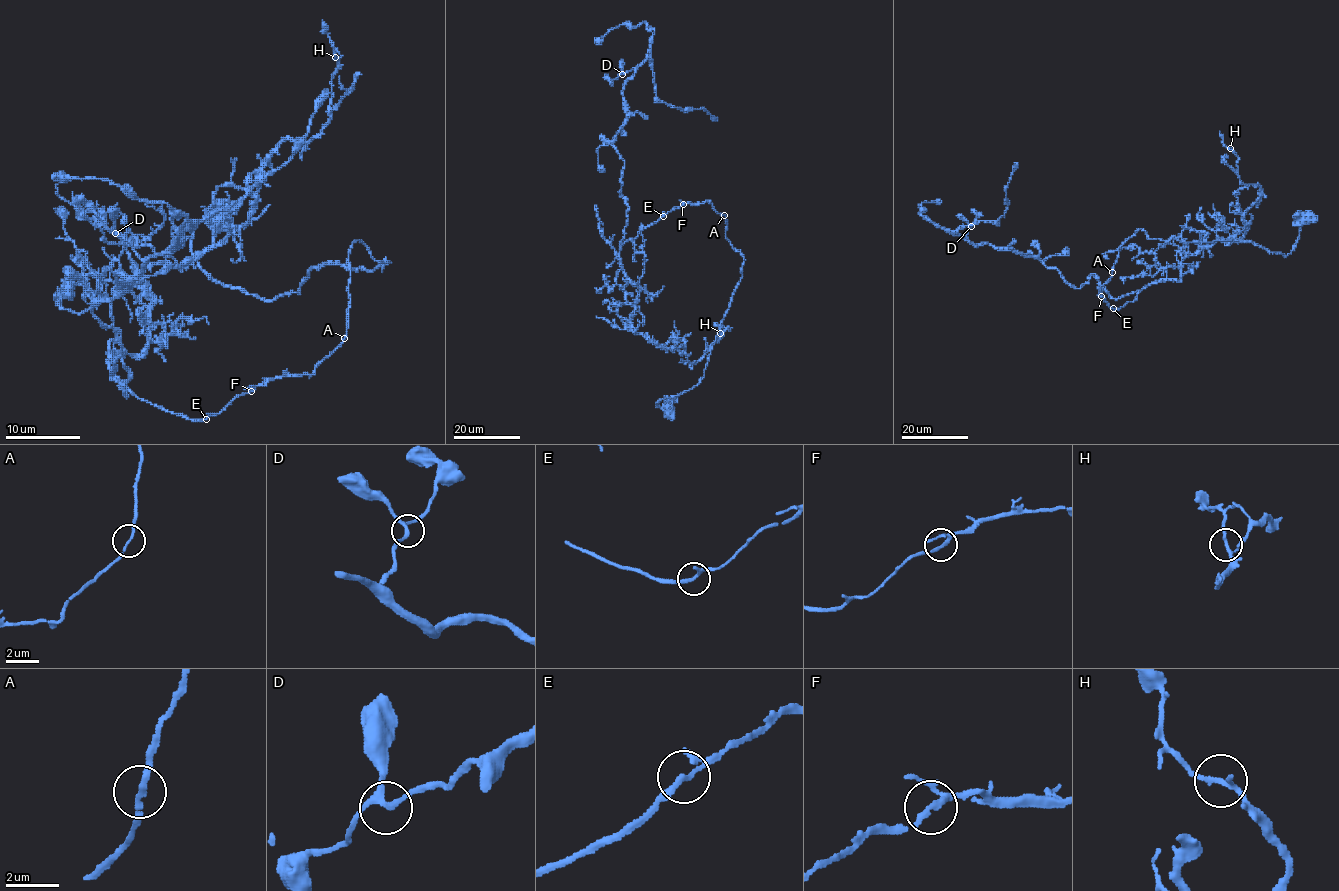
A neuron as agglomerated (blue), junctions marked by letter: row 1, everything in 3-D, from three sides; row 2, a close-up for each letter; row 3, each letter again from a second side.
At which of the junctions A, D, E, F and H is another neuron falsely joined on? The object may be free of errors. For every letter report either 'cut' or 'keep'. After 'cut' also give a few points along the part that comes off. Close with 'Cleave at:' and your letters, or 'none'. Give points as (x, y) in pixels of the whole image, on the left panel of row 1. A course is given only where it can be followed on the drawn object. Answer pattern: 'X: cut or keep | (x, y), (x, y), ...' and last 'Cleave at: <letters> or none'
A: keep
D: keep
E: keep
F: keep
H: keep
Cleave at: none

